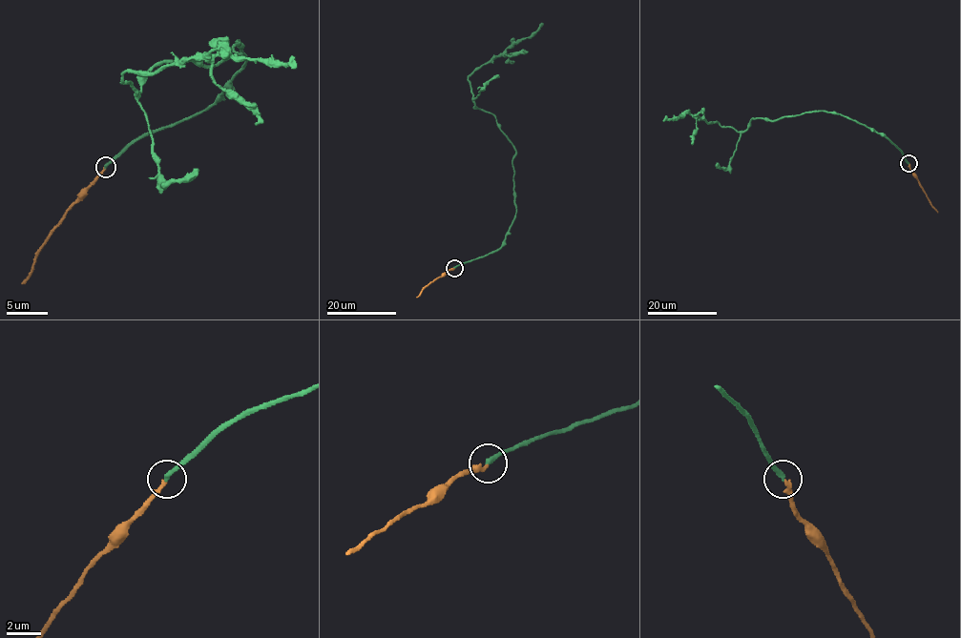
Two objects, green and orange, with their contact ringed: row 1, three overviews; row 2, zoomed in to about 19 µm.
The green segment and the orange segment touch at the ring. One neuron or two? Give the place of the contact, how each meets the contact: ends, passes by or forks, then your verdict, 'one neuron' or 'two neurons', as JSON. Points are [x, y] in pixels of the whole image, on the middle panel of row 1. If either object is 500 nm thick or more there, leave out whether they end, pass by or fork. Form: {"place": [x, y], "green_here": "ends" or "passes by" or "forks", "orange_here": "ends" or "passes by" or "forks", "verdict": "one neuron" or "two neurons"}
{"place": [454, 268], "green_here": "ends", "orange_here": "ends", "verdict": "one neuron"}

